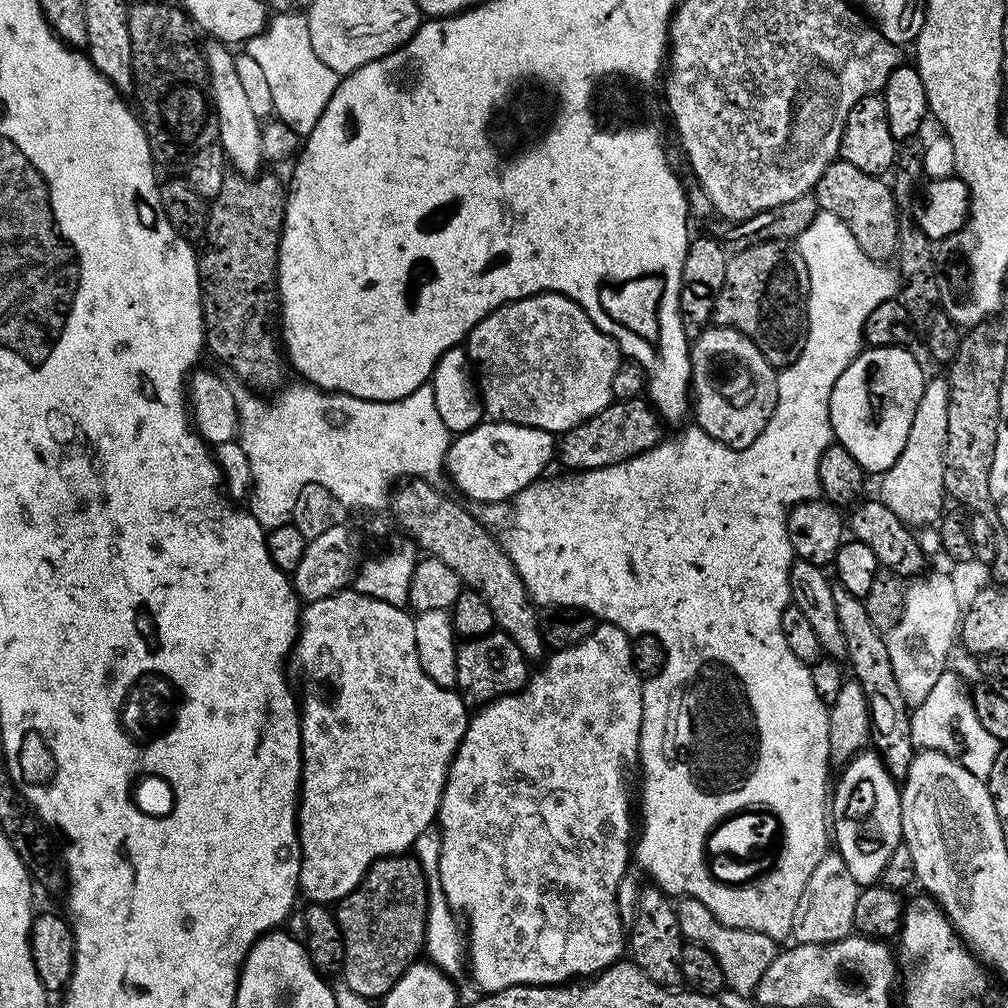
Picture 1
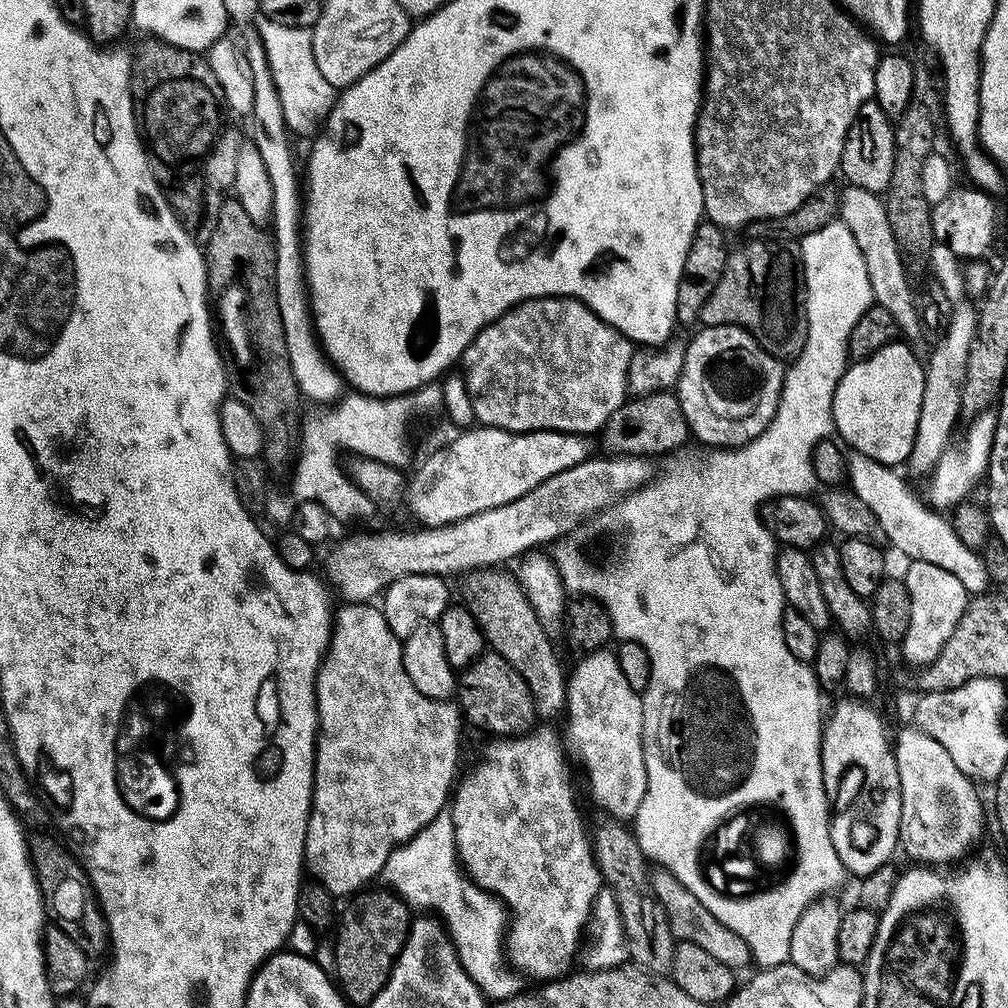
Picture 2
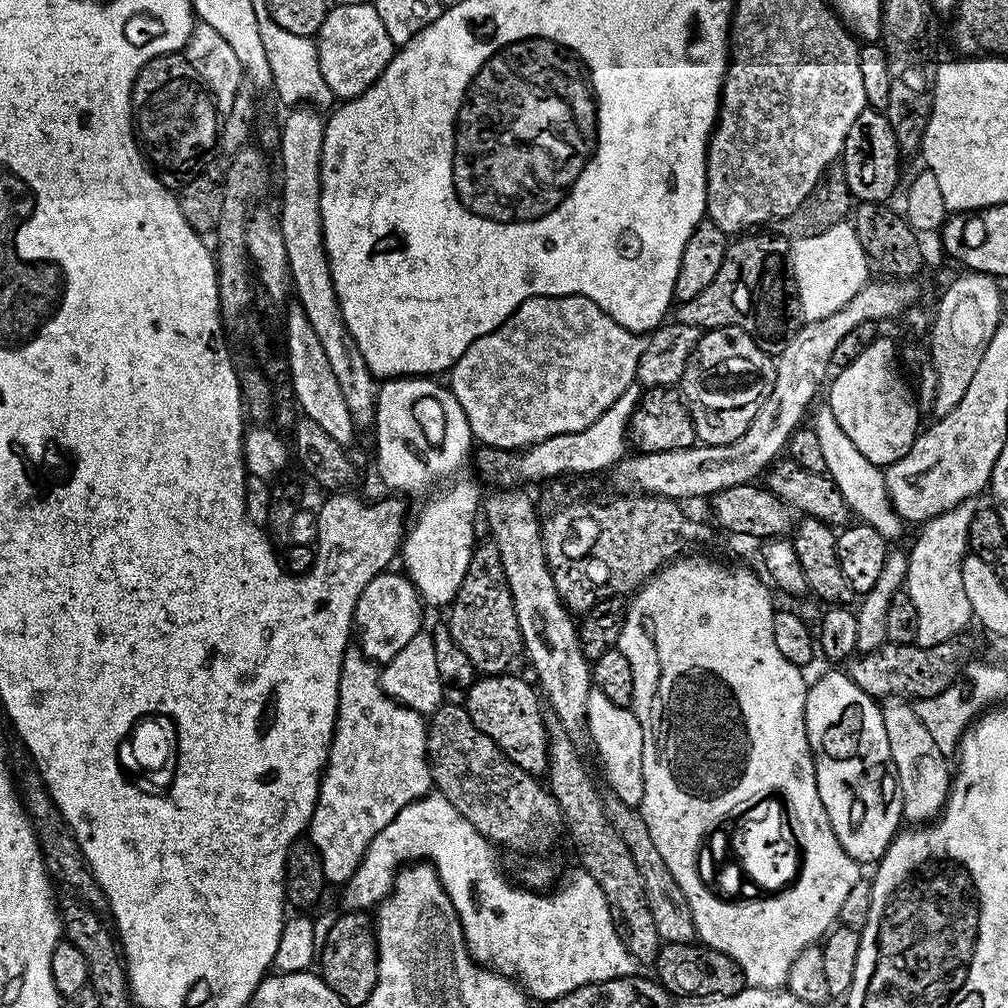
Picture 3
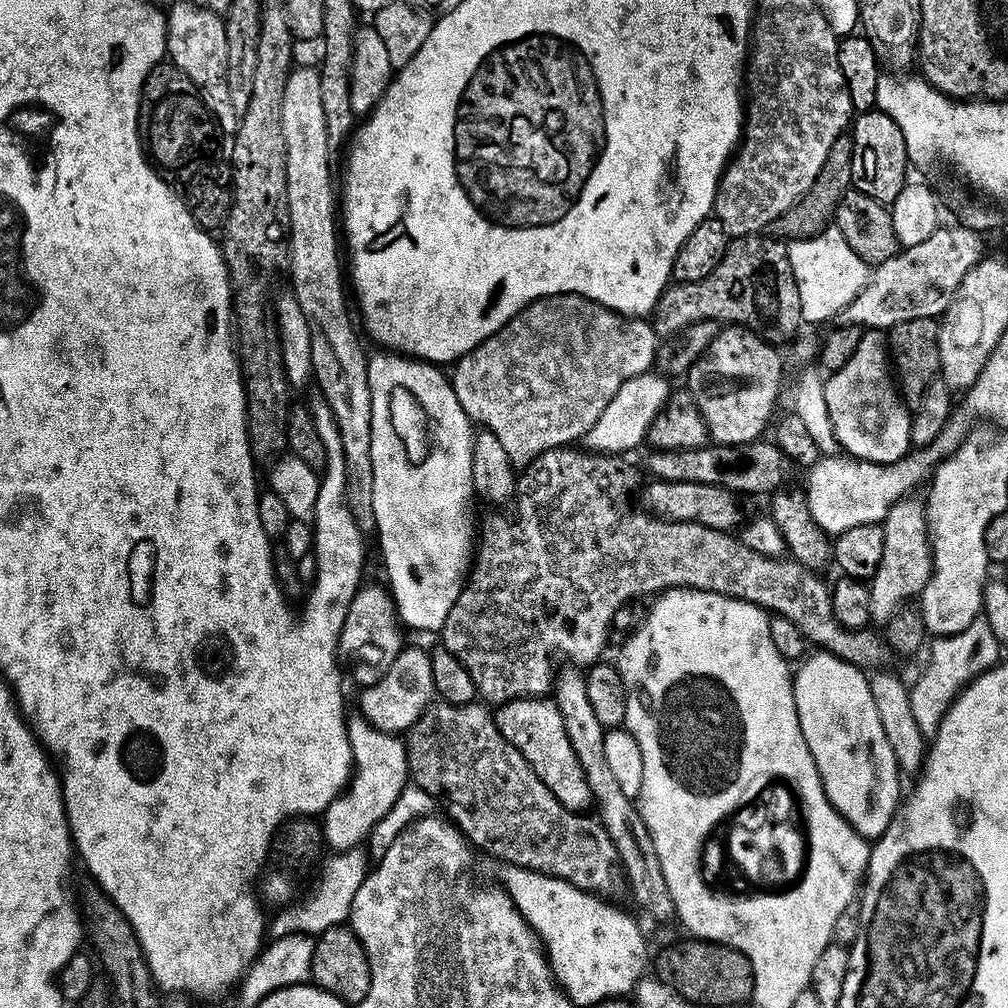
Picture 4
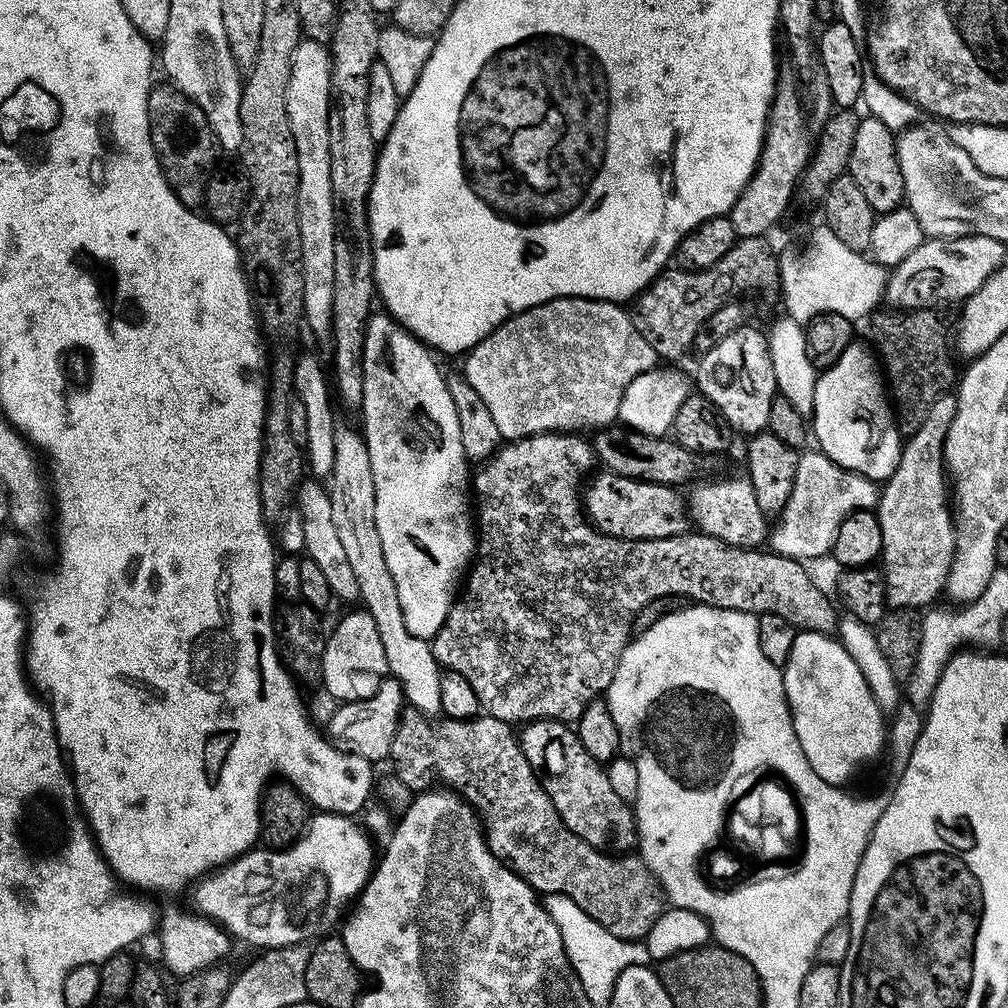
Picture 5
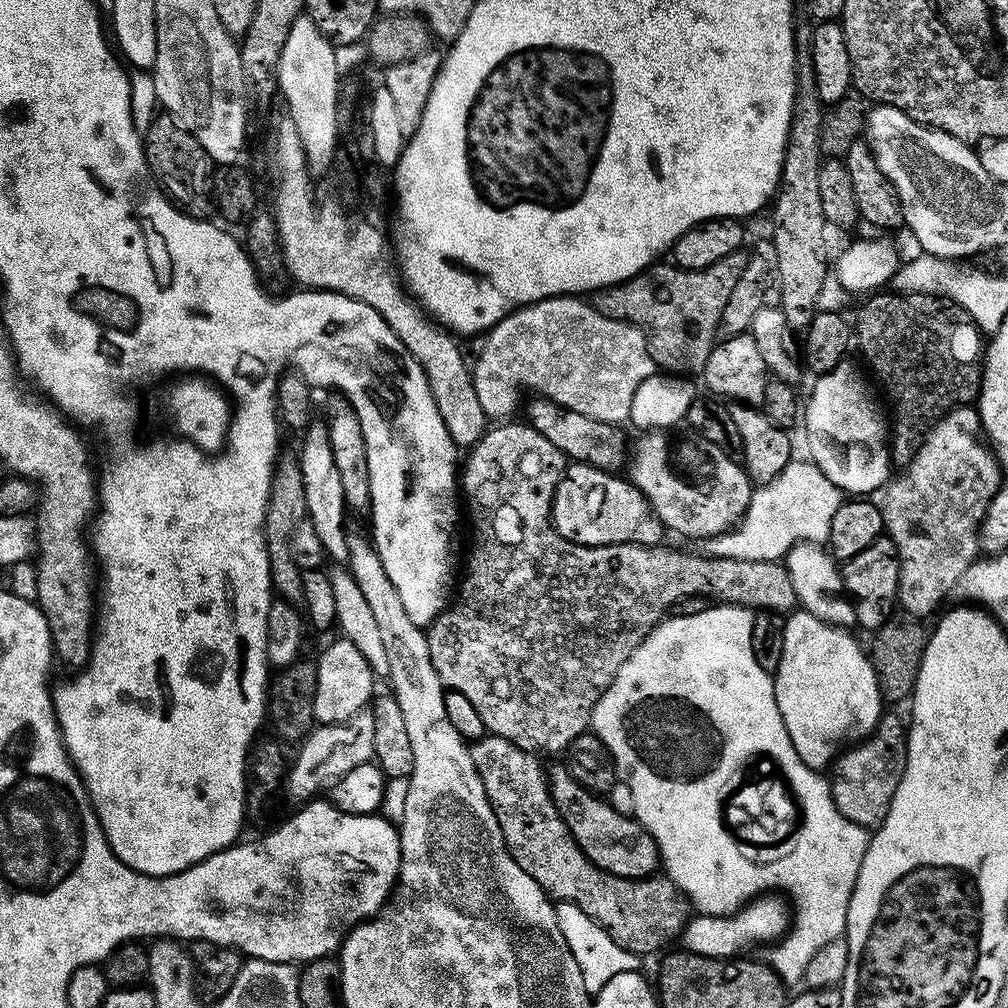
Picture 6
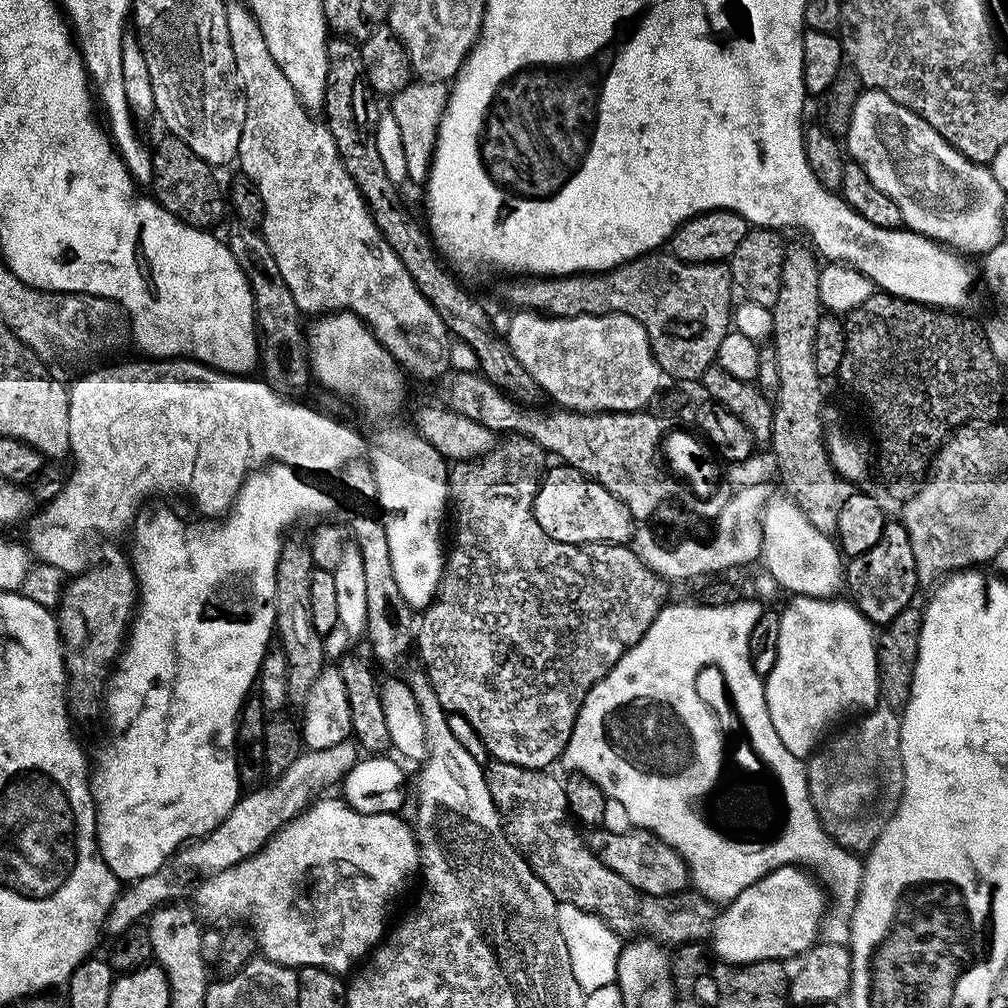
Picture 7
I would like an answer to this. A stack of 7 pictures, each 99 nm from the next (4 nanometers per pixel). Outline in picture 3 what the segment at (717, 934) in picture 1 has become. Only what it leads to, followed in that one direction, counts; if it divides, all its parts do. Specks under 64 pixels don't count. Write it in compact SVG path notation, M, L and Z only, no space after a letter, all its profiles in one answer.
M615 798L605 799L604 808L610 822L625 840L630 855L634 858L639 873L642 874L646 902L661 941L670 944L693 943L697 939L697 935L696 926L692 923L692 911L678 886L678 882L674 882L674 874L670 874L670 866L666 866L658 846L654 846L654 838L650 838L650 830L646 826L644 816L640 813L639 808L632 808L626 802Z

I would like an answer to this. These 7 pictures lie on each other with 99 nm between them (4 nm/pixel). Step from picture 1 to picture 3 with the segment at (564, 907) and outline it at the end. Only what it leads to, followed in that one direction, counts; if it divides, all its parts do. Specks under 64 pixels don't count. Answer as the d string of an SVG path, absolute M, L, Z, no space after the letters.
M594 690L586 702L588 719L588 739L591 747L596 747L596 756L600 759L600 768L612 787L611 795L626 802L632 808L639 808L644 797L644 779L642 778L642 726L631 707L610 702L606 694Z

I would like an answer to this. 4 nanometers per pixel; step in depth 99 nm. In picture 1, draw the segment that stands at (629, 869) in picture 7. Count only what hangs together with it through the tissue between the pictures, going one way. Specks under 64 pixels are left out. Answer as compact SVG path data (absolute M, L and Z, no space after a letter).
M499 630L473 640L464 640L456 649L456 665L456 688L464 703L469 706L483 706L500 696L521 692L530 675L529 658L524 656L513 638Z

